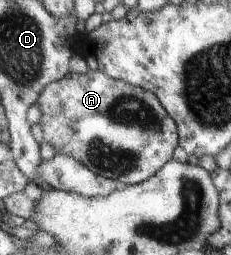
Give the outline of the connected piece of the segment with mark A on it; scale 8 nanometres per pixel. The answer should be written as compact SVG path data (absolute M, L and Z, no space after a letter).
M89 68L86 74L69 73L65 78L48 84L37 104L42 113L42 144L48 153L75 158L91 172L125 186L141 184L155 176L172 160L175 148L180 146L177 123L154 92L111 78L100 70Z

